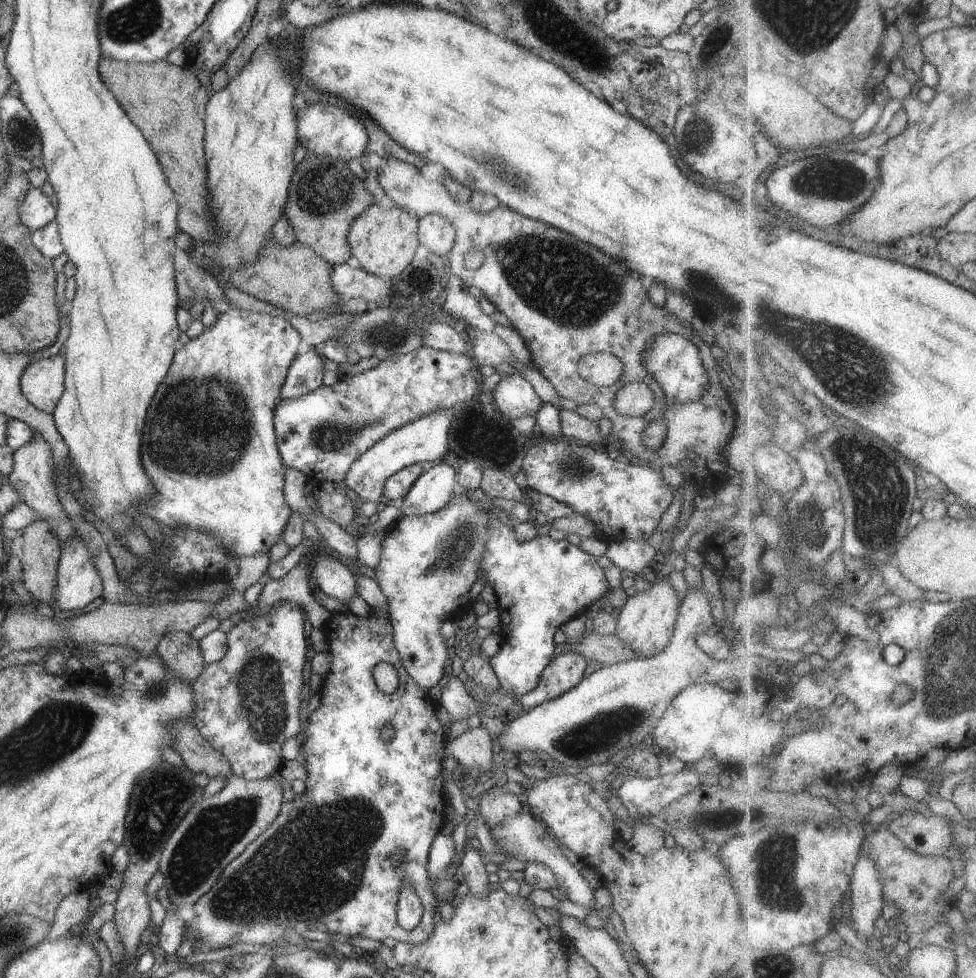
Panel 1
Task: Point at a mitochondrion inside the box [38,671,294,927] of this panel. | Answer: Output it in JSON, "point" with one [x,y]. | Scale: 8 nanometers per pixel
{"point":[200,846]}

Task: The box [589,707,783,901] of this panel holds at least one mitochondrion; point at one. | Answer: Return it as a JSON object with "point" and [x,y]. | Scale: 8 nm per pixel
{"point":[756,816]}

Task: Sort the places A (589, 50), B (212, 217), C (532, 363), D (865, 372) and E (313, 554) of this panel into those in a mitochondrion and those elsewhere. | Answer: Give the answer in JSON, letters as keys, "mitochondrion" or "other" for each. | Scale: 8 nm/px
{"A":"mitochondrion","B":"other","C":"other","D":"mitochondrion","E":"other"}

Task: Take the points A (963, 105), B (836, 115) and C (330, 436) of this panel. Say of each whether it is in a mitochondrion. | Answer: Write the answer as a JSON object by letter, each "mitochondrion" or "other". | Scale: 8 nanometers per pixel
{"A":"mitochondrion","B":"other","C":"mitochondrion"}

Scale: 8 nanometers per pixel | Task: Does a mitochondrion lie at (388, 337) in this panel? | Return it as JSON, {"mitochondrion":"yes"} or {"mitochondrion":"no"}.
{"mitochondrion":"yes"}

